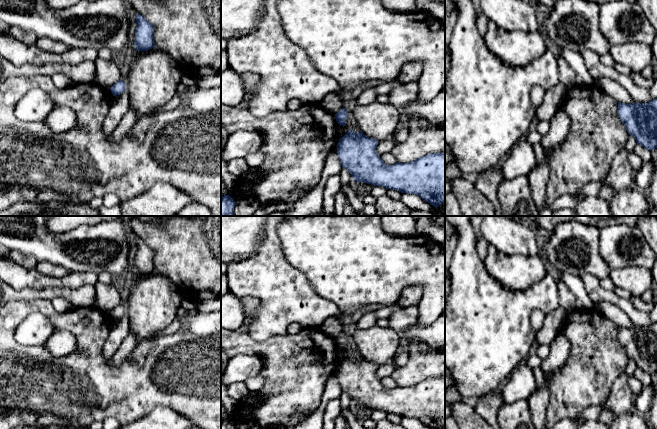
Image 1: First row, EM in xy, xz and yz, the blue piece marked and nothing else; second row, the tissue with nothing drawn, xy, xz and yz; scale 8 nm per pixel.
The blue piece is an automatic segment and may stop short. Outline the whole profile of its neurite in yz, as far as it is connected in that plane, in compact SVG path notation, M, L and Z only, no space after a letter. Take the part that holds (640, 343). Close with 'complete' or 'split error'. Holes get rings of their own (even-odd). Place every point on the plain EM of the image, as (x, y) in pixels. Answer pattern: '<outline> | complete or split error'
M657 322L648 327L618 326L618 339L638 369L650 375L657 372Z | complete

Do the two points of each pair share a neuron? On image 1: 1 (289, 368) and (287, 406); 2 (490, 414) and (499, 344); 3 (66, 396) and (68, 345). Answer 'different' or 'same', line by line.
1: same
2: different
3: different

